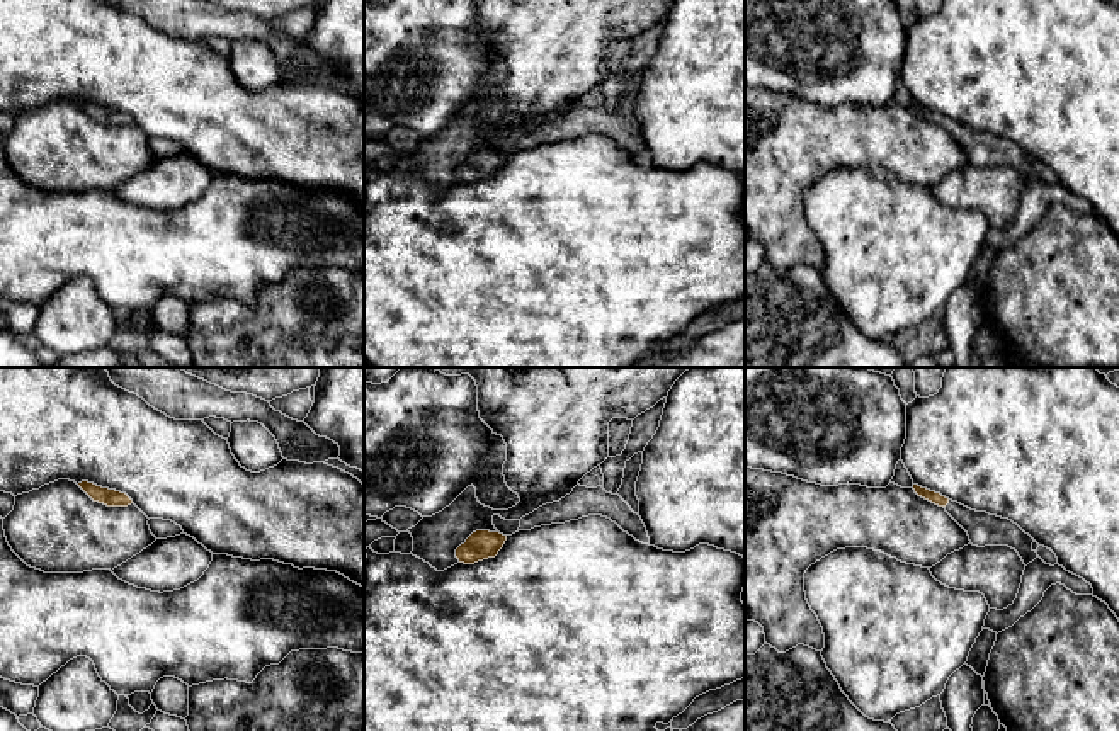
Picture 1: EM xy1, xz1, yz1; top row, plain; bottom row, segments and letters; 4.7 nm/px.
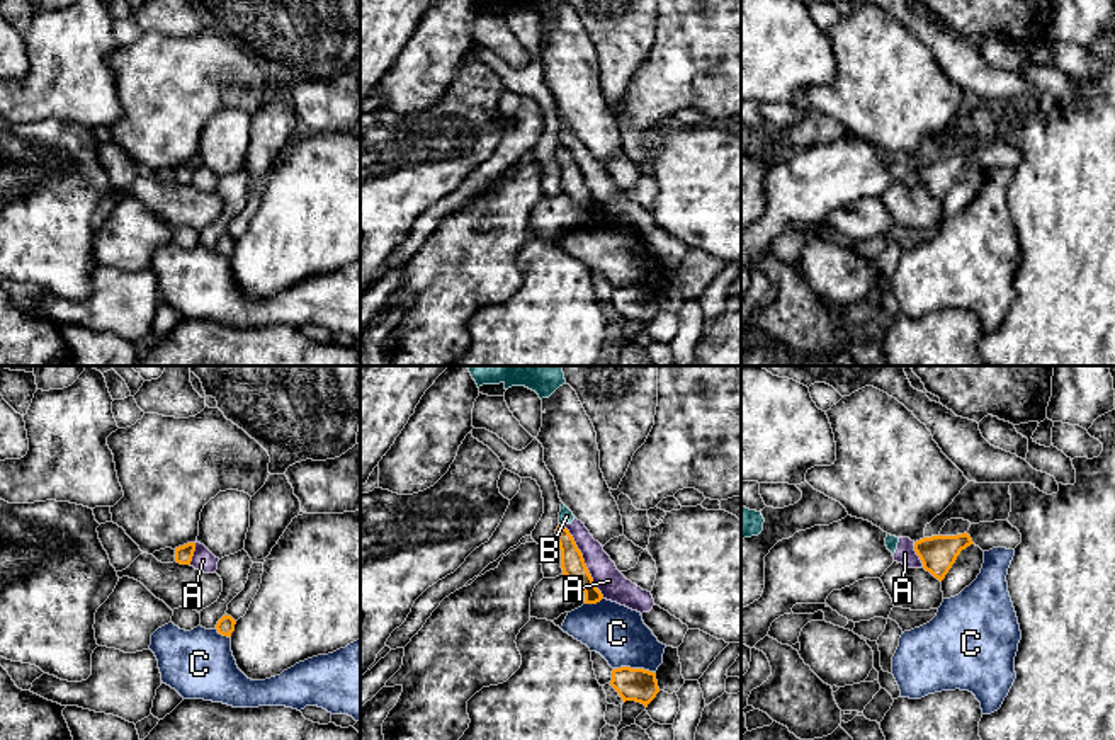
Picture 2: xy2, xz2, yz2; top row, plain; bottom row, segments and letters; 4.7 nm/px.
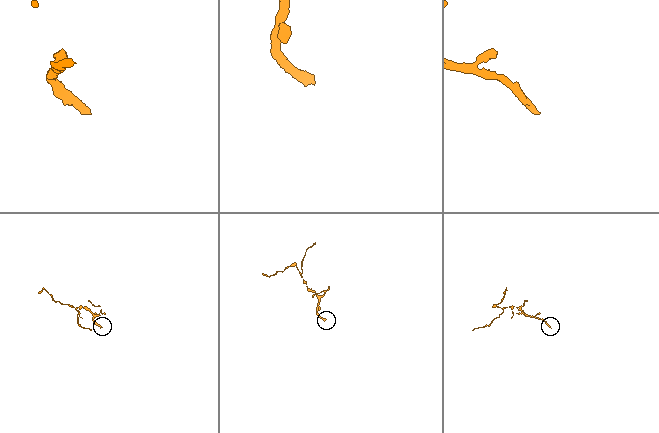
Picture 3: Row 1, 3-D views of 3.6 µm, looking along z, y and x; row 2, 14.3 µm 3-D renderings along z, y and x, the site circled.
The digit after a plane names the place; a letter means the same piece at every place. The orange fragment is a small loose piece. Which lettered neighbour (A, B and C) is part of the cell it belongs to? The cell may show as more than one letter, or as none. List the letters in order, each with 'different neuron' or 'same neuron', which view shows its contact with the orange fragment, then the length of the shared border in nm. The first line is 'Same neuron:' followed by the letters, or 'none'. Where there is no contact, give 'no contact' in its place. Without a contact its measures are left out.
Same neuron: none
A: different neuron; contact in xz2; length 400 nm
B: different neuron; contact in xz2; length 30 nm
C: different neuron; contact in xz2; length 200 nm

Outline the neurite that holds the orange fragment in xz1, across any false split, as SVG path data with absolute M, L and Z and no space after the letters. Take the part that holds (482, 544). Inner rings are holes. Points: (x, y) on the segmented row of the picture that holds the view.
M476 530L456 549L456 558L464 564L474 564L478 561L495 558L505 541L507 536L500 532Z

